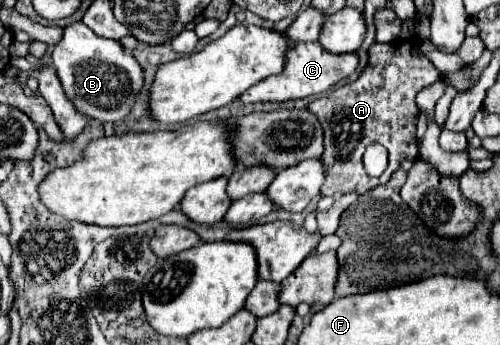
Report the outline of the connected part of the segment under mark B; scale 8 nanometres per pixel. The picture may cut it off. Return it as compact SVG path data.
M84 23L64 27L64 37L52 51L52 63L64 93L76 111L100 123L126 119L140 95L140 89L144 87L144 69L136 57L124 51L120 41L98 37Z

